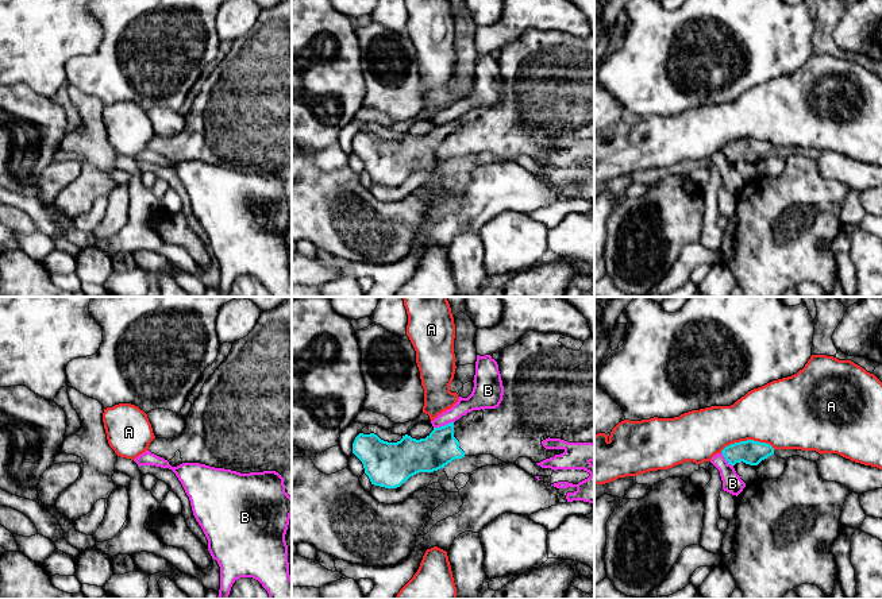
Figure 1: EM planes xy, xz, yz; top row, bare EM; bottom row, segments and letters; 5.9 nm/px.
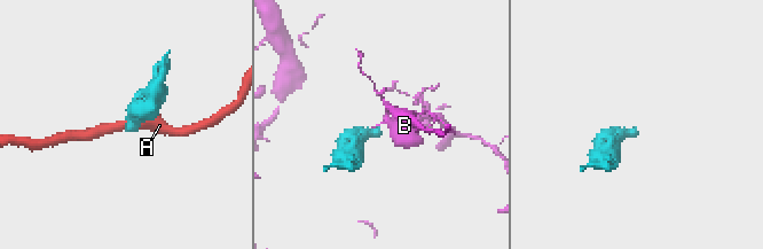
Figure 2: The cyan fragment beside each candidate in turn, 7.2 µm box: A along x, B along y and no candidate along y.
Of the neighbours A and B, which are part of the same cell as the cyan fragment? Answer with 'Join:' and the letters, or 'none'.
Join: none

